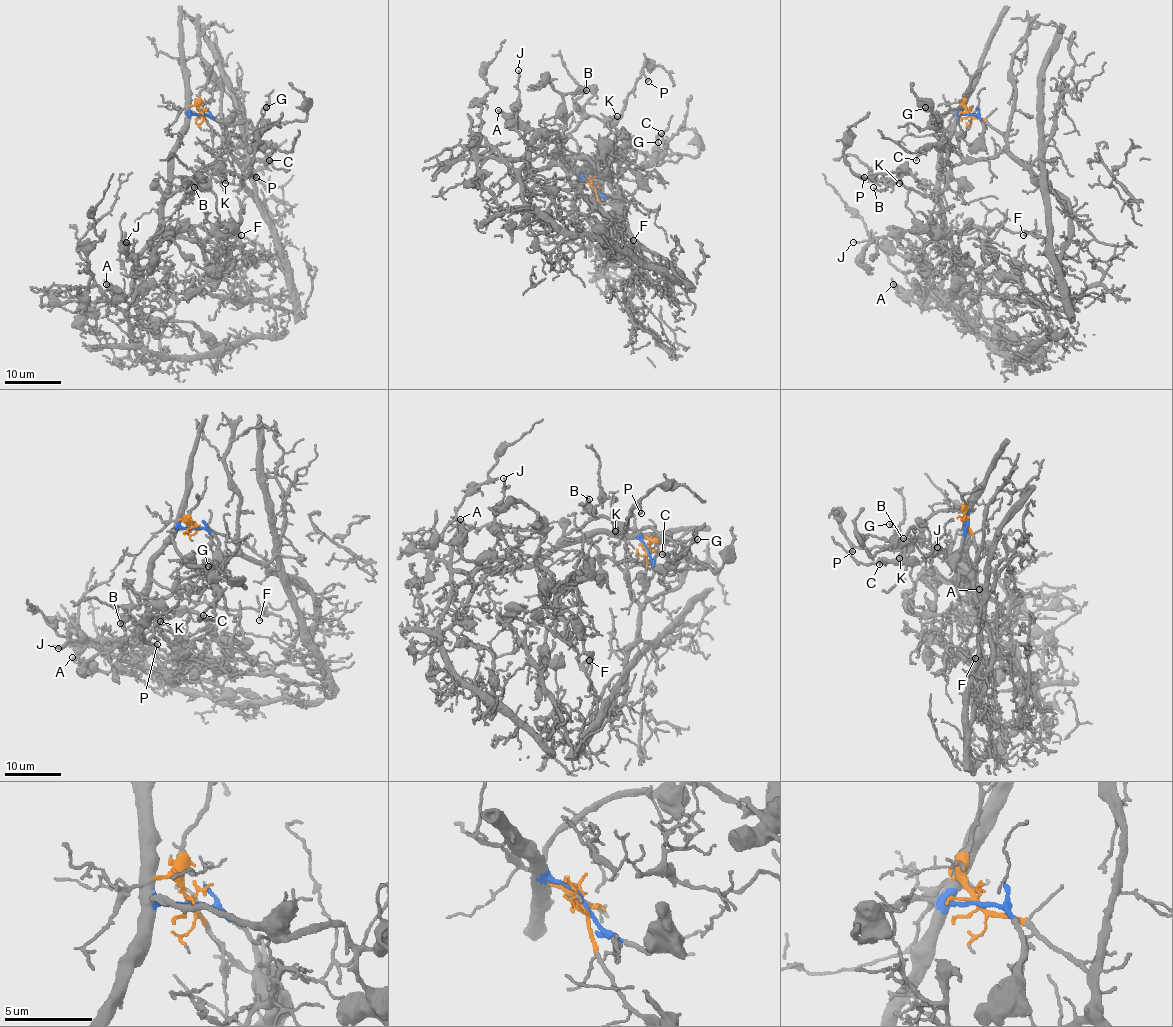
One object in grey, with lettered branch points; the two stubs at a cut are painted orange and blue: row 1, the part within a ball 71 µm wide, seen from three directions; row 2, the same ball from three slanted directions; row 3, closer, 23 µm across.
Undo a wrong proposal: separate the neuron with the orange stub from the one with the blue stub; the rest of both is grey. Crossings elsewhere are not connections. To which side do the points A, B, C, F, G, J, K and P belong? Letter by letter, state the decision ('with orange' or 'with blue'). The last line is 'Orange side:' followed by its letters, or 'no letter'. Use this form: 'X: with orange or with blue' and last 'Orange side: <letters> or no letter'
A: with blue
B: with blue
C: with blue
F: with orange
G: with blue
J: with blue
K: with blue
P: with blue
Orange side: F

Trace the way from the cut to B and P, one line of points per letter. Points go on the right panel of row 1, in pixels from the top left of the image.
B: (969, 114), (958, 118), (955, 132), (942, 152), (939, 186), (929, 196), (898, 181), (880, 191), (873, 187)
P: (969, 114), (958, 118), (942, 152), (939, 186), (929, 196), (908, 189), (902, 169), (857, 174), (864, 177)

